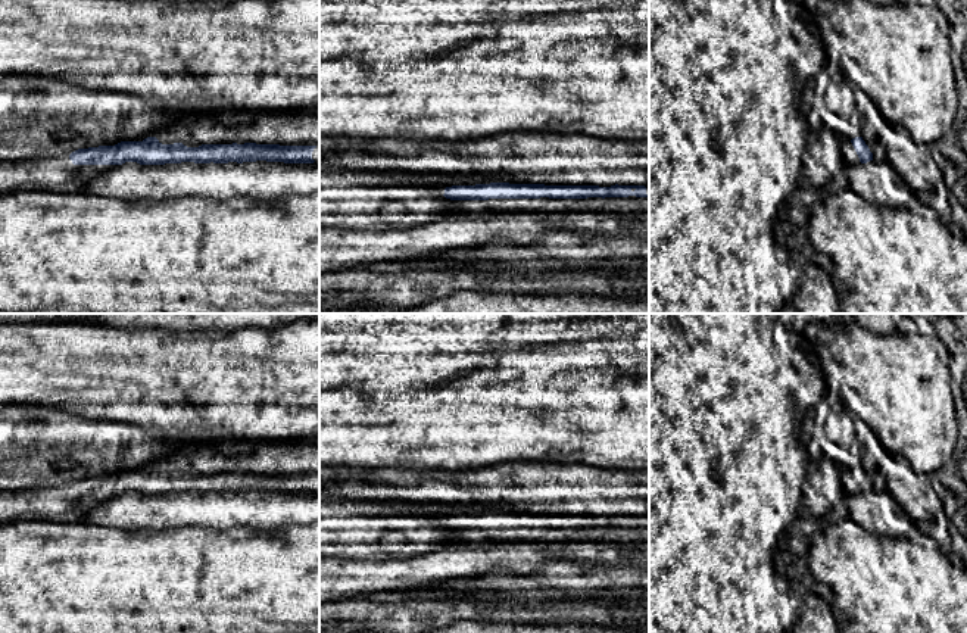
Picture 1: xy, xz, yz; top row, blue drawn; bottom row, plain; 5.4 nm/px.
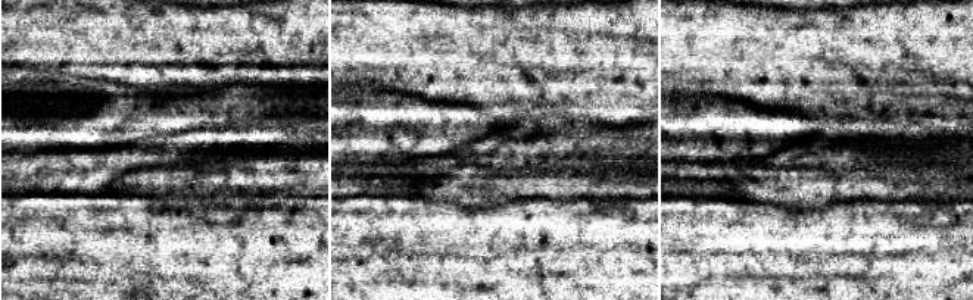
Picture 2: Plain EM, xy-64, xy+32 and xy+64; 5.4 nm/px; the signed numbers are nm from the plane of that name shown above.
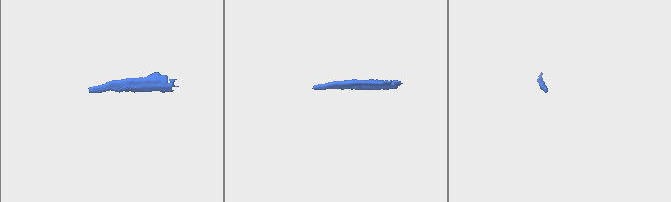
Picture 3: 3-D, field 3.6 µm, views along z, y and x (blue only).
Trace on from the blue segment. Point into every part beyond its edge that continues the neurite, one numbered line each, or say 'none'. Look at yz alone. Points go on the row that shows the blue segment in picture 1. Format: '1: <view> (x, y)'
1: yz (849, 155)

